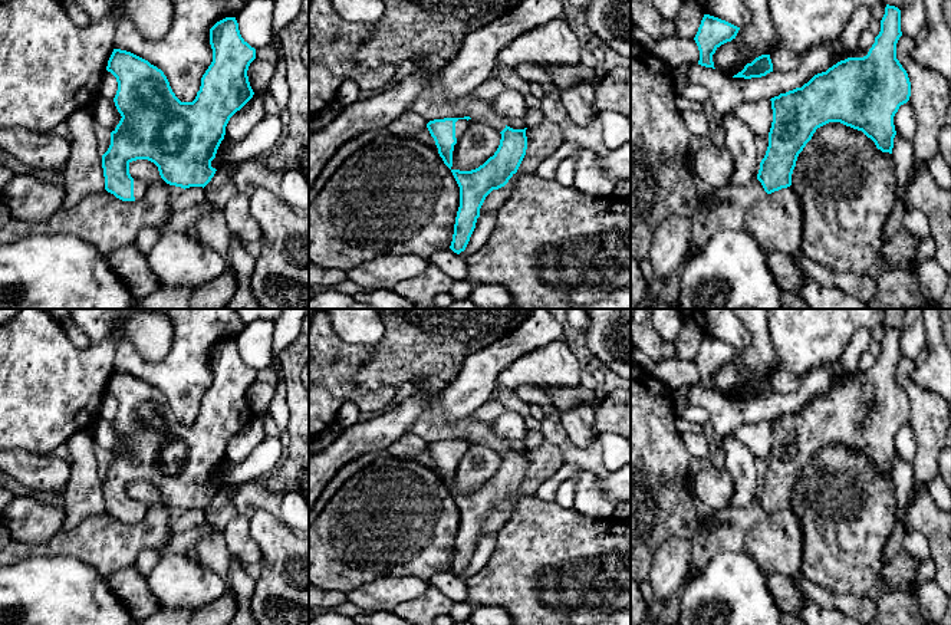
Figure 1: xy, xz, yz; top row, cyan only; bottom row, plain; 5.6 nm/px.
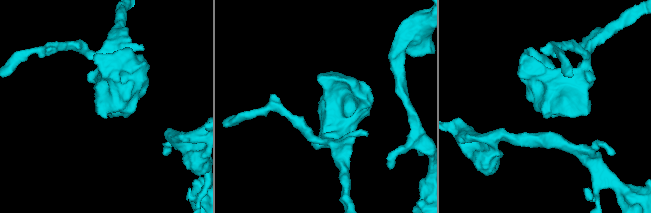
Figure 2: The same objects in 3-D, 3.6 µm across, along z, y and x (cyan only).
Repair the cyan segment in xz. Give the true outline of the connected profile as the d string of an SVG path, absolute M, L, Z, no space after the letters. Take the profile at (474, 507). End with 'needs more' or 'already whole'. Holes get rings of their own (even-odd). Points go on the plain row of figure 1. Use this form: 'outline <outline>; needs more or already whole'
outline M506 447L497 473L483 487L471 493L451 491L460 509L460 529L450 568L454 575L465 572L486 519L504 509L517 494L527 471L526 451Z; already whole

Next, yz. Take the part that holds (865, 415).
outline M886 326L881 353L866 378L840 382L826 394L815 397L802 409L770 421L773 444L769 454L769 468L757 496L757 501L767 516L792 507L792 496L799 476L816 451L829 444L840 444L862 453L878 471L892 476L896 457L894 438L911 418L908 395L896 381L896 365L901 358L901 332Z; already whole

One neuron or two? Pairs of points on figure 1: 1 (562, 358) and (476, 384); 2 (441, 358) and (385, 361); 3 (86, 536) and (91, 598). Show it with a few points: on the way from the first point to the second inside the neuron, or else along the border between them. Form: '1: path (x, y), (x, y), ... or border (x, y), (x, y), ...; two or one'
1: border (525, 355), (515, 359), (499, 375), (497, 384); two
2: path (427, 358), (400, 358); one
3: border (55, 556), (73, 556), (105, 576); two

